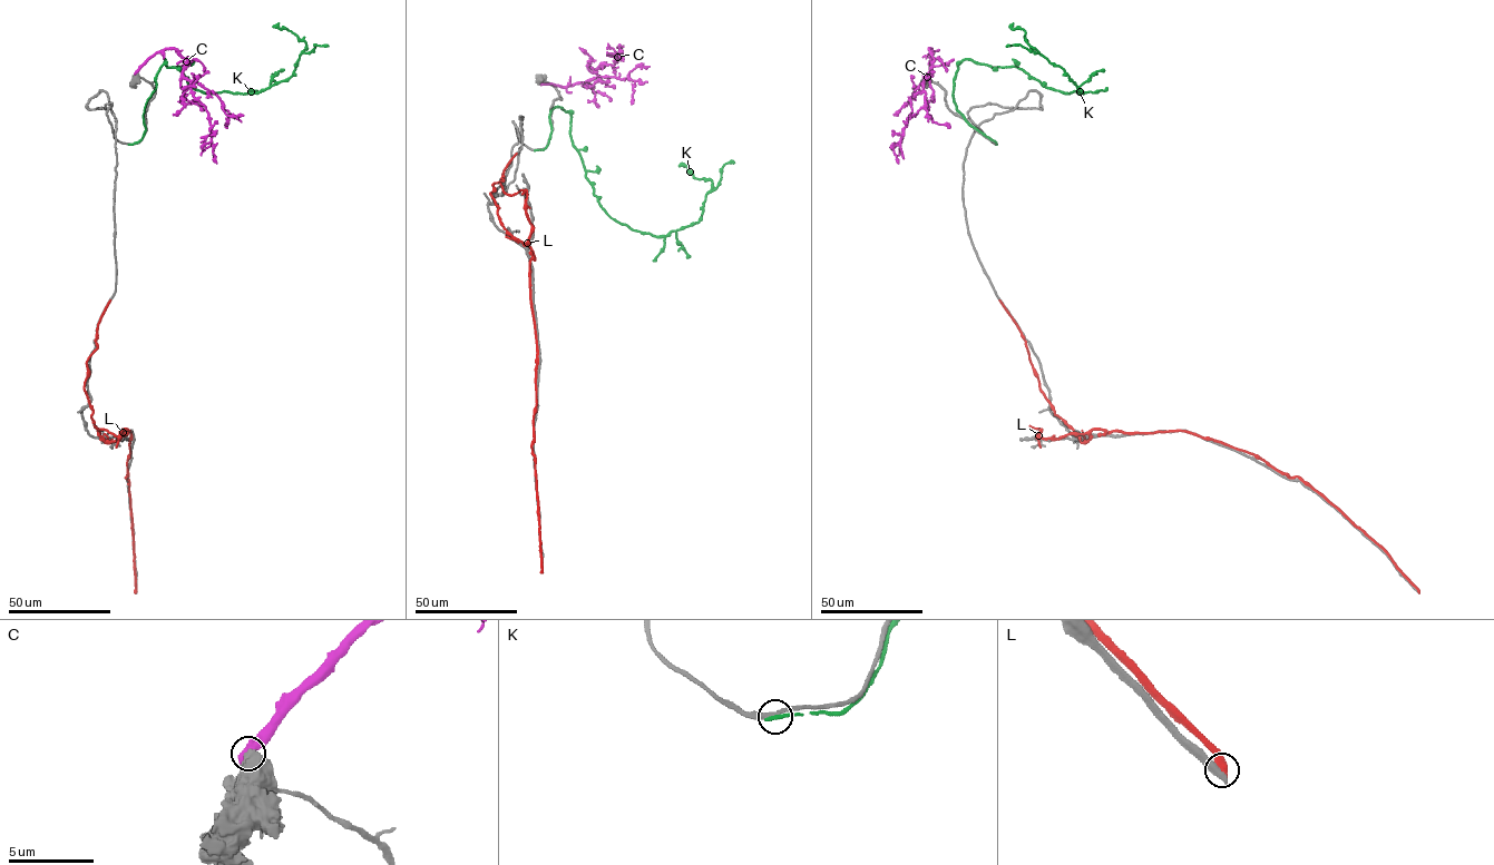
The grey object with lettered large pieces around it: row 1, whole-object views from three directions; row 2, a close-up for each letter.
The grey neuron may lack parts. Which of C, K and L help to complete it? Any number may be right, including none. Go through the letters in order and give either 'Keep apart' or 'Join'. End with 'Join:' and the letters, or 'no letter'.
C: Keep apart
K: Keep apart
L: Keep apart
Join: no letter

